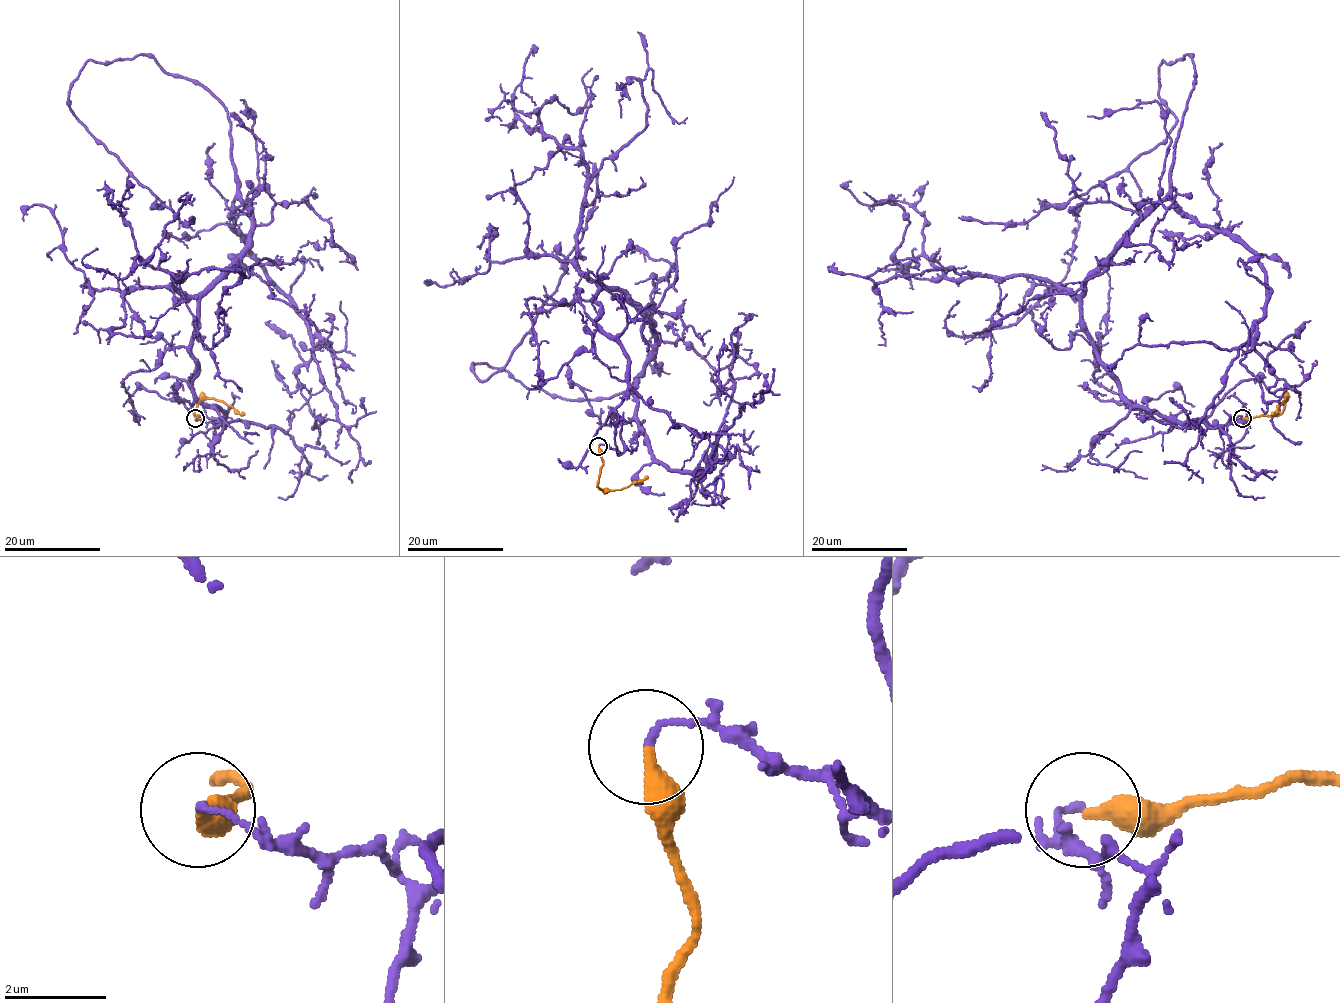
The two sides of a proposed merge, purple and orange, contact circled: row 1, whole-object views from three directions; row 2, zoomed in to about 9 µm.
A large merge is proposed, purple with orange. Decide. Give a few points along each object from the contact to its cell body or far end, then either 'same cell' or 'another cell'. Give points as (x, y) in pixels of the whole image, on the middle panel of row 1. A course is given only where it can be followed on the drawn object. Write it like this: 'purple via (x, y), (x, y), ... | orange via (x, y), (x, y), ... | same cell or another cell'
purple via (598, 447), (624, 450), (616, 287), (656, 349), (628, 390), (472, 372), (556, 290), (594, 163) | orange via (598, 447), (603, 465), (598, 484), (600, 489), (618, 490), (647, 476) | another cell

